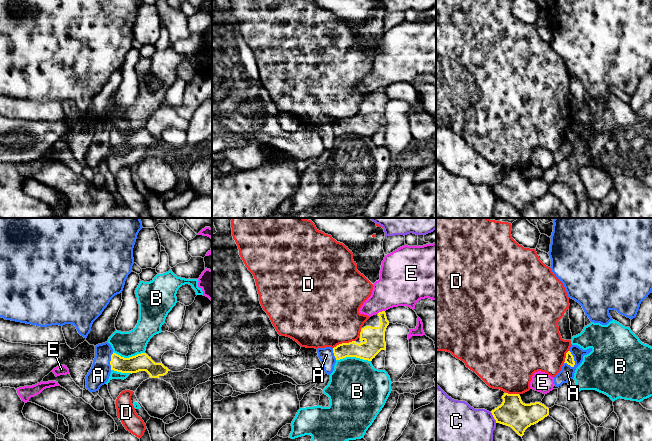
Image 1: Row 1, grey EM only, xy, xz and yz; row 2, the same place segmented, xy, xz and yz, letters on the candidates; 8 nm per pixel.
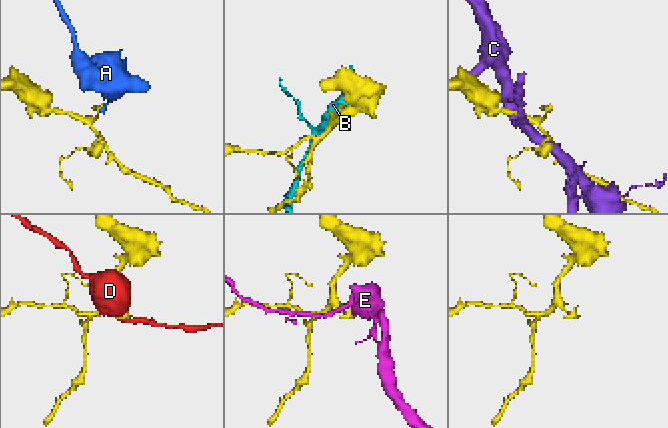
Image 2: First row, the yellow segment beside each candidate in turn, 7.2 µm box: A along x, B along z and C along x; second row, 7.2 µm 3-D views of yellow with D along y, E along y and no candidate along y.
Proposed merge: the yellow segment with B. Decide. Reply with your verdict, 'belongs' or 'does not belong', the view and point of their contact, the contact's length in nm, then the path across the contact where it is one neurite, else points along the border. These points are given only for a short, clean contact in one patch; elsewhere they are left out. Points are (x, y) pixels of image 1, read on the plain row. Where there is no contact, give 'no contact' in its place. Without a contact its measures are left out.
does not belong | xz (353, 132) | 280 nm | along xz (336, 135), (359, 133), (370, 137)

